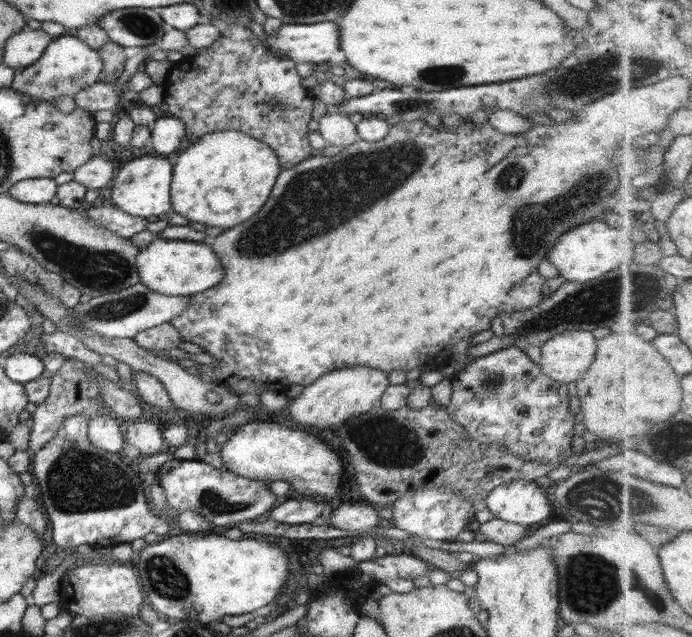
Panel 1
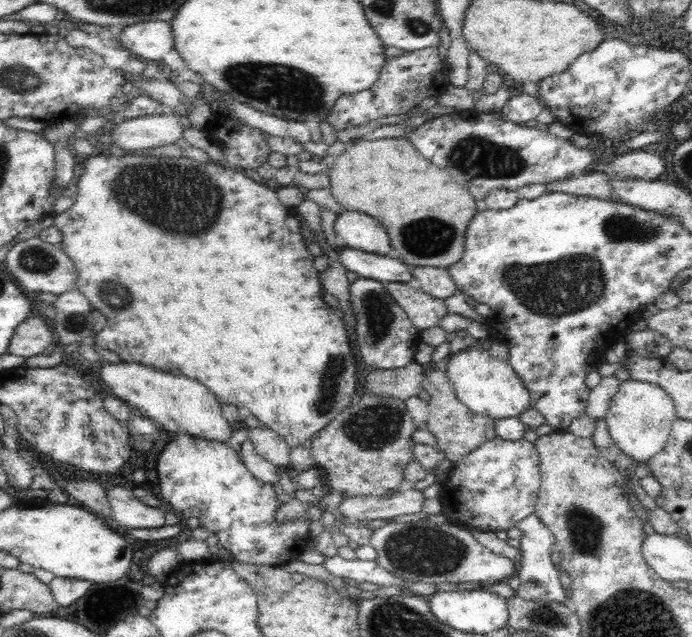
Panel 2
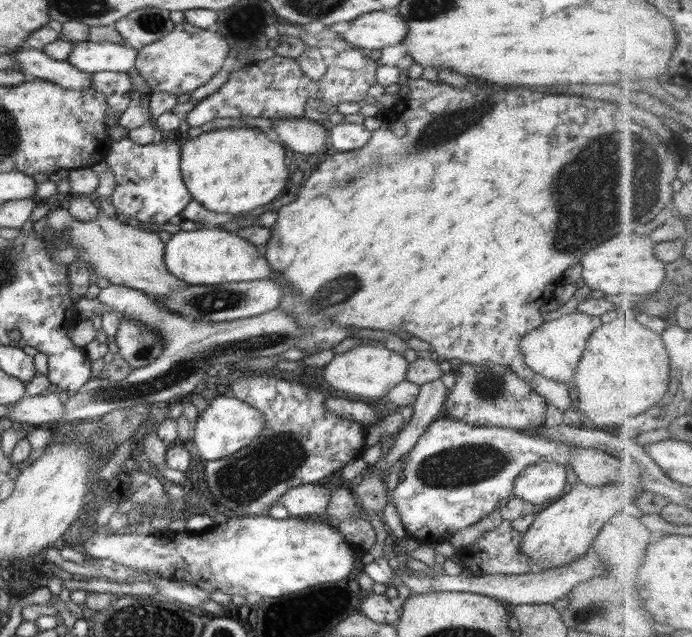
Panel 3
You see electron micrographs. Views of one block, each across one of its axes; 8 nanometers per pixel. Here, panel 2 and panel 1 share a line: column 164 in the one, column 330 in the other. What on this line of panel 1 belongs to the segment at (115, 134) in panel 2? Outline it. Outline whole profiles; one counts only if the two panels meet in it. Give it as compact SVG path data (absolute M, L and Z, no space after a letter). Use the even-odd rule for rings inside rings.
M332 112L320 117L318 121L318 132L328 145L346 148L361 139L356 124L346 114Z

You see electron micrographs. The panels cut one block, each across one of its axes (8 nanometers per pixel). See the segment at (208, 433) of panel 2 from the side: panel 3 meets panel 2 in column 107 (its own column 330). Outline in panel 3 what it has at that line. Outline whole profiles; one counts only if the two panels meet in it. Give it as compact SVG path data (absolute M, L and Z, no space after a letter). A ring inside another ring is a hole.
M364 341L344 353L335 354L321 371L324 380L338 392L344 392L348 396L352 394L356 398L382 398L394 386L406 380L409 366L404 354L389 350L377 342Z

